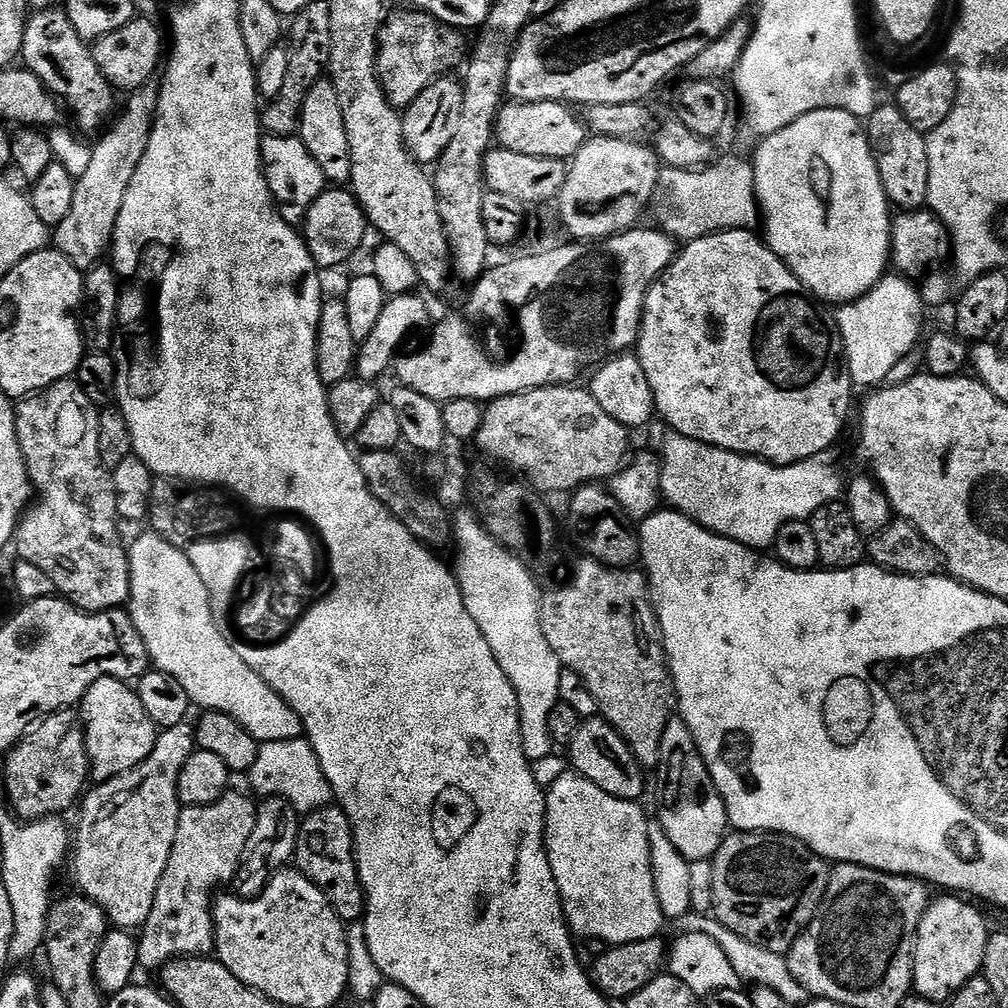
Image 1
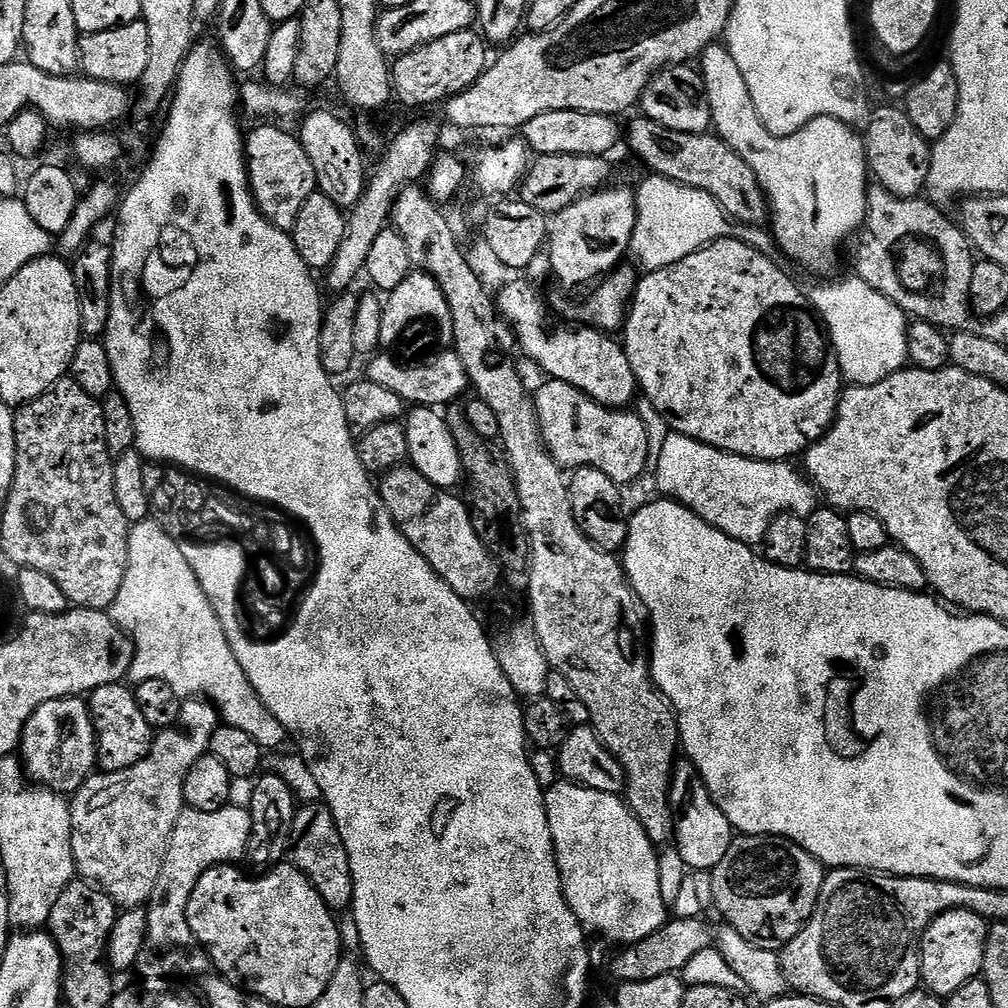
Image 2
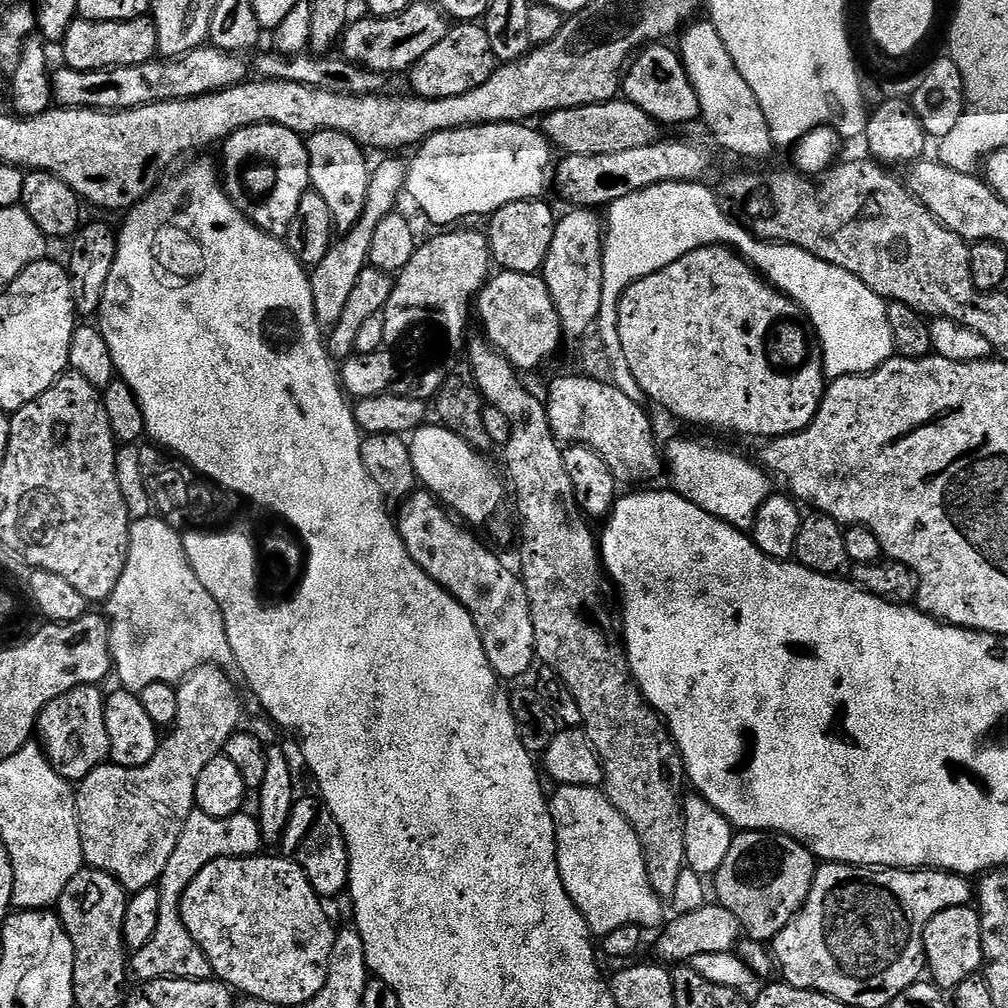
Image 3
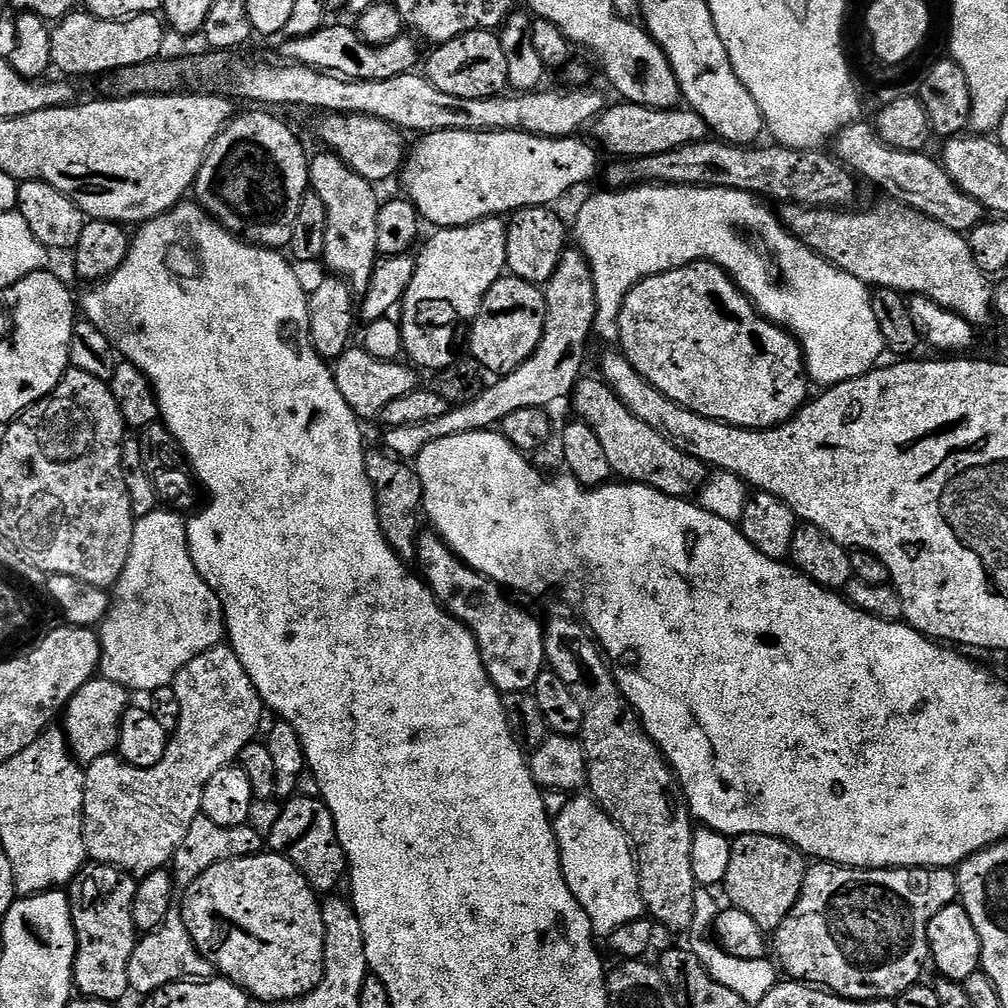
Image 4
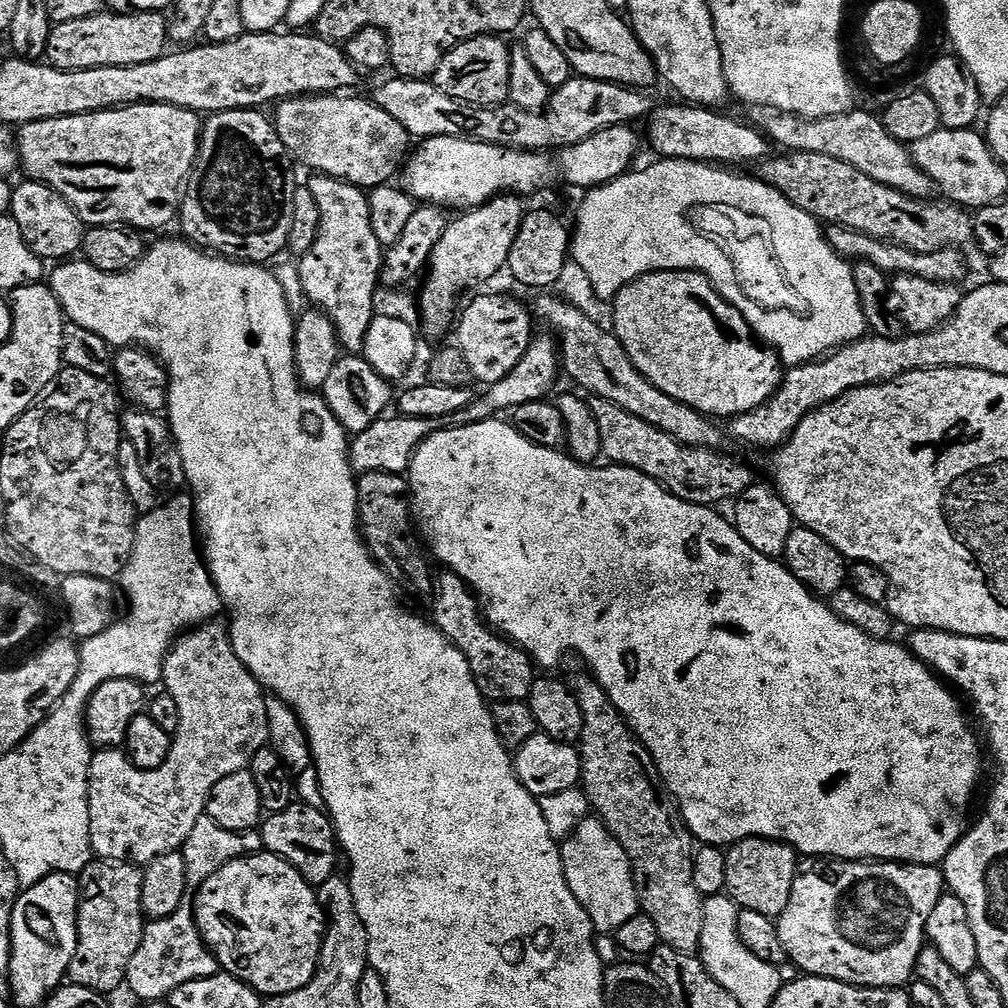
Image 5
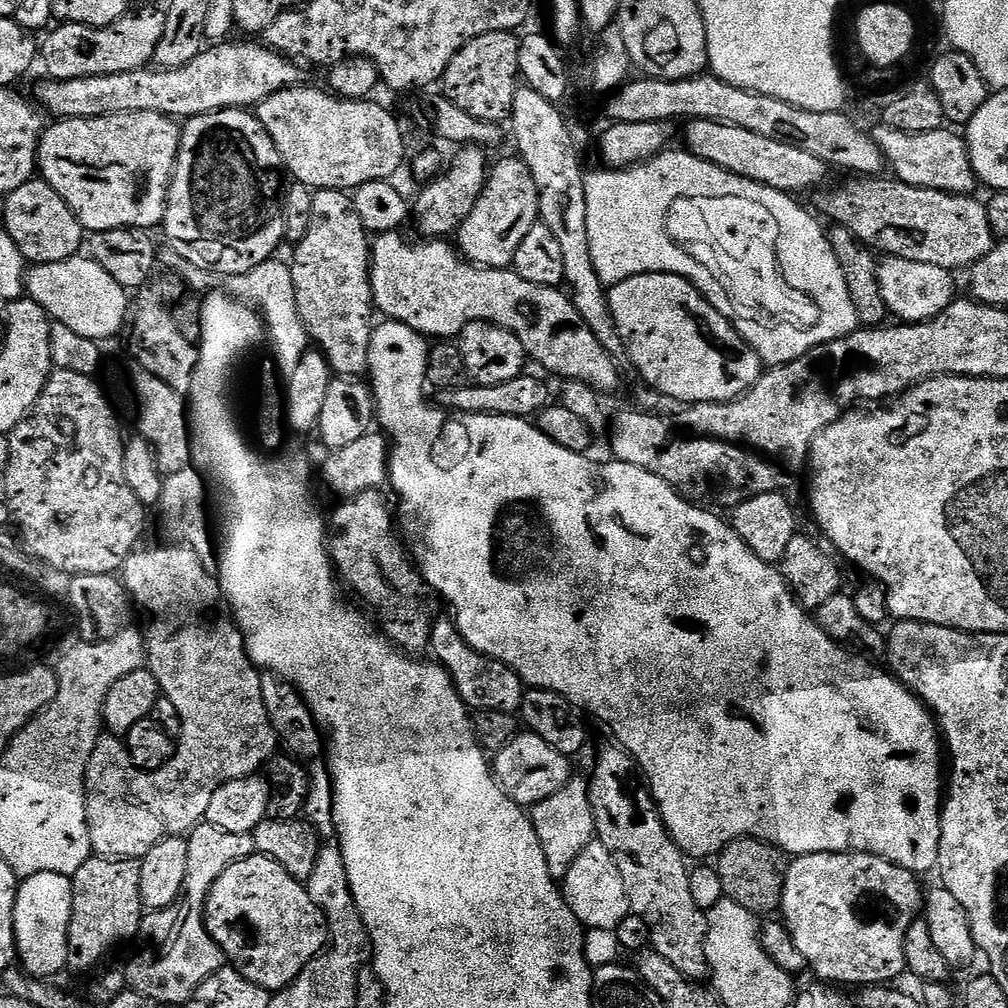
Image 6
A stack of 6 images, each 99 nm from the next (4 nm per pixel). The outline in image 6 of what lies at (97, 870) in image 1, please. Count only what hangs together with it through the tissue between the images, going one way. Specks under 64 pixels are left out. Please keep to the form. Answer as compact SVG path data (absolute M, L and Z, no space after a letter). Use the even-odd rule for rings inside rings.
M169 544L170 546L150 546L138 548L128 556L121 568L120 576L129 593L131 601L139 606L152 618L146 630L143 629L146 664L155 680L160 686L161 693L170 698L177 707L178 714L182 717L182 730L178 737L174 758L166 766L162 766L156 772L143 772L136 768L128 753L127 743L119 736L104 734L95 741L96 749L88 763L88 825L90 826L90 842L92 851L97 856L107 856L114 860L140 860L158 842L162 842L168 836L184 836L191 833L197 824L207 817L210 798L214 798L214 790L222 786L228 780L237 780L243 776L251 776L259 773L267 765L268 761L278 752L276 731L266 714L266 702L262 702L262 672L252 663L248 651L244 645L244 634L240 631L227 603L223 599L219 579L201 562L197 552L184 544Z

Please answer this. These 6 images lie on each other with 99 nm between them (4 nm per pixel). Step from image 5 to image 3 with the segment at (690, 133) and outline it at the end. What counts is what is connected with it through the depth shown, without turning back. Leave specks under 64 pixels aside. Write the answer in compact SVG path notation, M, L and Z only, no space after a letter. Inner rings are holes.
M626 99L608 100L605 104L587 104L581 108L563 108L543 117L542 131L553 149L569 156L618 154L621 150L634 150L637 146L654 144L661 139L662 128L654 118Z

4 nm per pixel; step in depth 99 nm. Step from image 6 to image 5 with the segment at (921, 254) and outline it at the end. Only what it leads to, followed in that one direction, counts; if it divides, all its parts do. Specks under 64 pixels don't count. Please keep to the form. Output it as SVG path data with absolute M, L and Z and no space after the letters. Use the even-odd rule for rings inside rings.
M789 152L776 154L765 159L759 165L759 179L775 192L780 192L798 210L806 210L815 220L824 226L846 228L850 232L861 232L875 240L882 240L886 244L897 244L899 248L905 248L918 254L930 254L943 248L963 249L963 244L971 245L972 216L965 209L951 203L932 204L928 200L915 200L898 190L888 186L882 186L880 182L874 182L874 178L866 178L862 170L854 170L854 166L846 166L846 162L838 162L838 158L830 158L826 154L806 154L805 152Z

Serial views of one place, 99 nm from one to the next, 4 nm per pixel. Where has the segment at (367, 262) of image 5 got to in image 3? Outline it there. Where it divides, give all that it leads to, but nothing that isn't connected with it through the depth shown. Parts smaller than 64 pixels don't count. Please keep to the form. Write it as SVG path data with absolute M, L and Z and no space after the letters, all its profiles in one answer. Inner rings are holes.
M322 130L307 137L308 161L310 162L311 187L330 206L335 231L340 234L351 232L366 210L368 187L372 181L370 163L364 155L365 149L355 140L341 132Z

